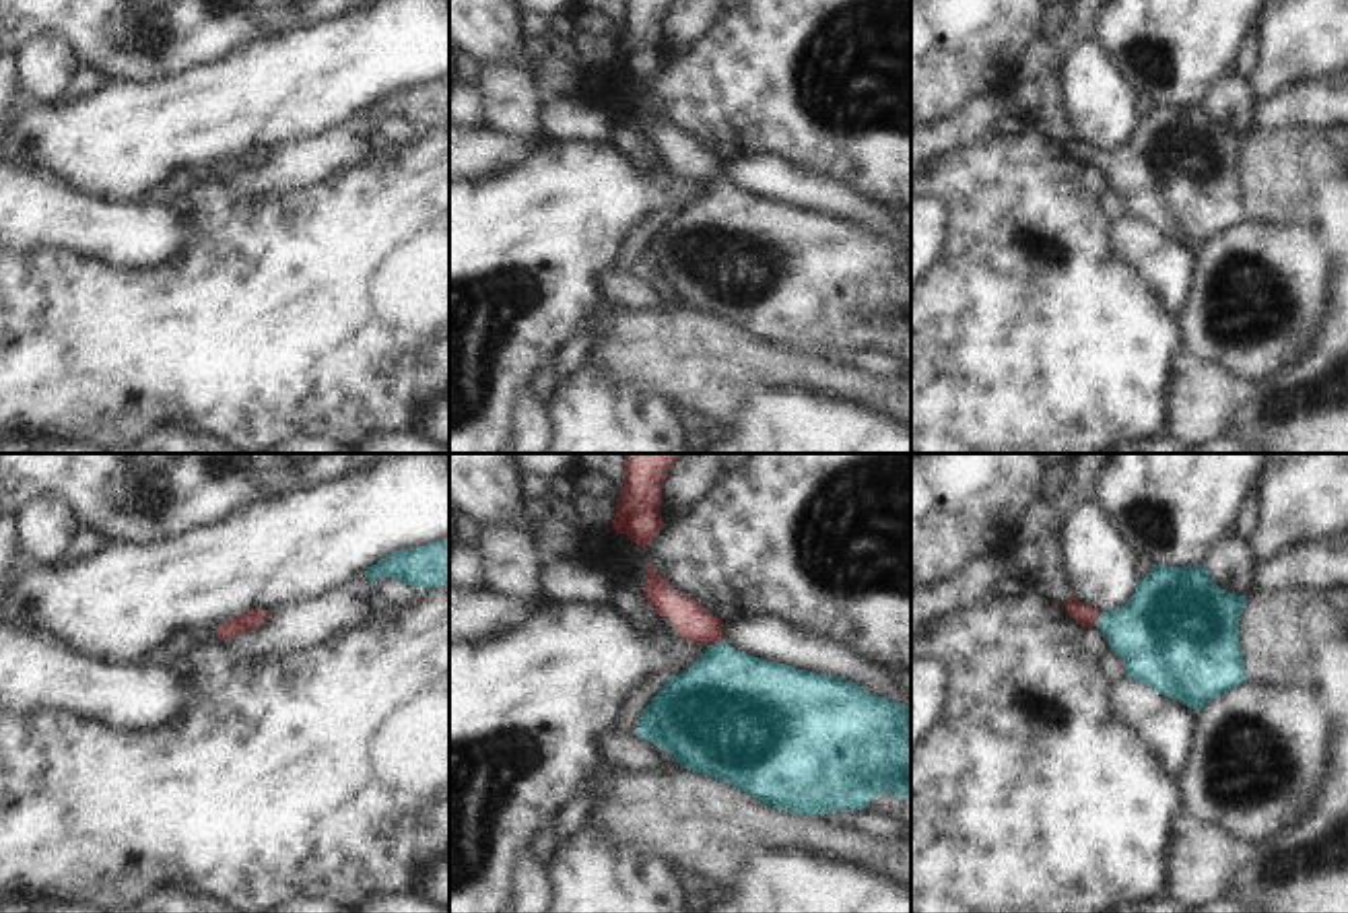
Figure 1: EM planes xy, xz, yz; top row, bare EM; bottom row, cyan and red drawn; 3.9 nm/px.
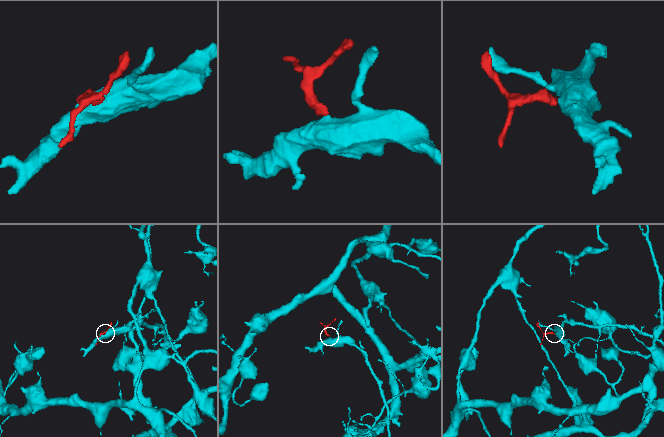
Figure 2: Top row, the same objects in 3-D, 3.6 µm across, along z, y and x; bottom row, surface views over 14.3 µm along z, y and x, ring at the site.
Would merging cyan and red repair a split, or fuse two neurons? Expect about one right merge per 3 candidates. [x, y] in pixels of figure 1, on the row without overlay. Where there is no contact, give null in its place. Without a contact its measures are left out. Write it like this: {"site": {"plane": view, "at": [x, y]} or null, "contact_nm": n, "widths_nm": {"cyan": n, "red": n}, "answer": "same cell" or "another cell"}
{"site": {"plane": "xz", "at": [714, 184]}, "contact_nm": 60, "widths_nm": {"cyan": 440, "red": 140}, "answer": "same cell"}

